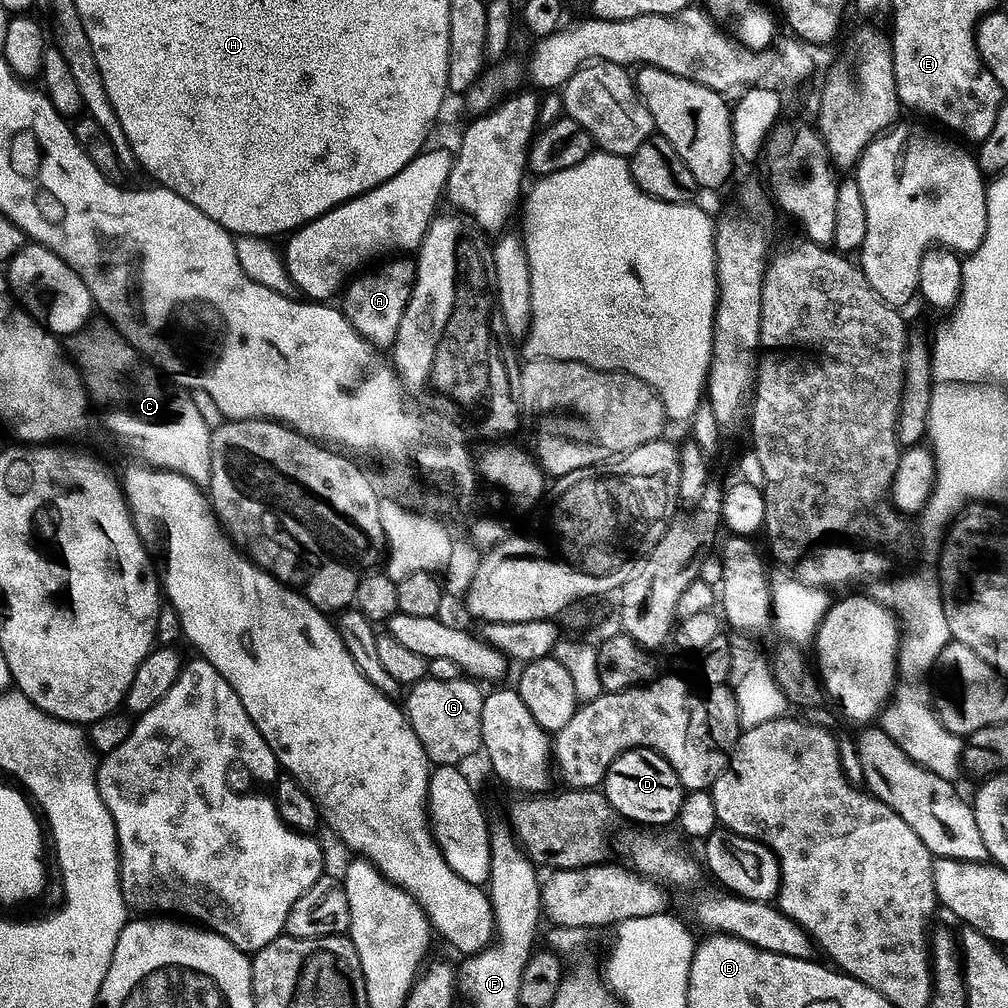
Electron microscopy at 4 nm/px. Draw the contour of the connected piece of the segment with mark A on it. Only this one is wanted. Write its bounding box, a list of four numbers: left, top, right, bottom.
[342,258,416,349]

